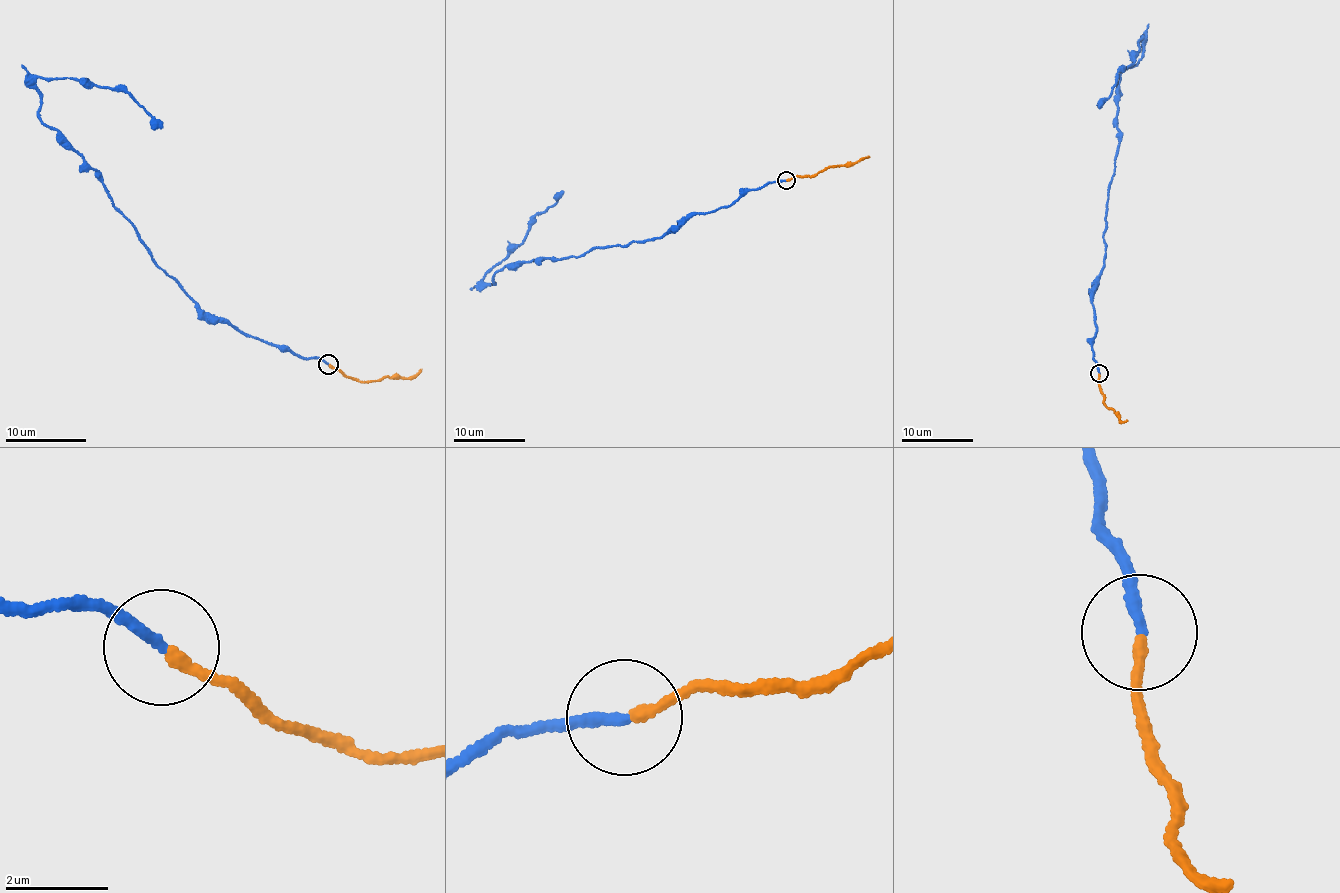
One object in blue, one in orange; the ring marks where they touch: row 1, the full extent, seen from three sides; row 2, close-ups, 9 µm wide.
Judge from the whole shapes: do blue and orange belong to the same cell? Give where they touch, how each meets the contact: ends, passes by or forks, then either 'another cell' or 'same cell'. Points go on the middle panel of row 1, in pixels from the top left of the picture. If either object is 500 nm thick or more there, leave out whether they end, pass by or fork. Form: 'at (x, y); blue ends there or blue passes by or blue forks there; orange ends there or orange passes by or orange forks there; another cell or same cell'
at (786, 180); blue ends there; orange ends there; same cell

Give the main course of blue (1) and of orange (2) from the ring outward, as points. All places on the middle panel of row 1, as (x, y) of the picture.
1: (785, 181), (657, 238), (514, 262), (493, 275), (495, 283), (482, 281), (564, 192)
2: (786, 180), (868, 157)

